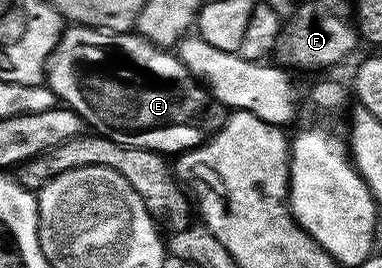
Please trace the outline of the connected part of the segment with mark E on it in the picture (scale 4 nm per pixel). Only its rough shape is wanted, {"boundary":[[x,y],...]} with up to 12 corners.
{"boundary":[[69,25],[46,85],[95,133],[179,156],[220,103],[167,49]]}

